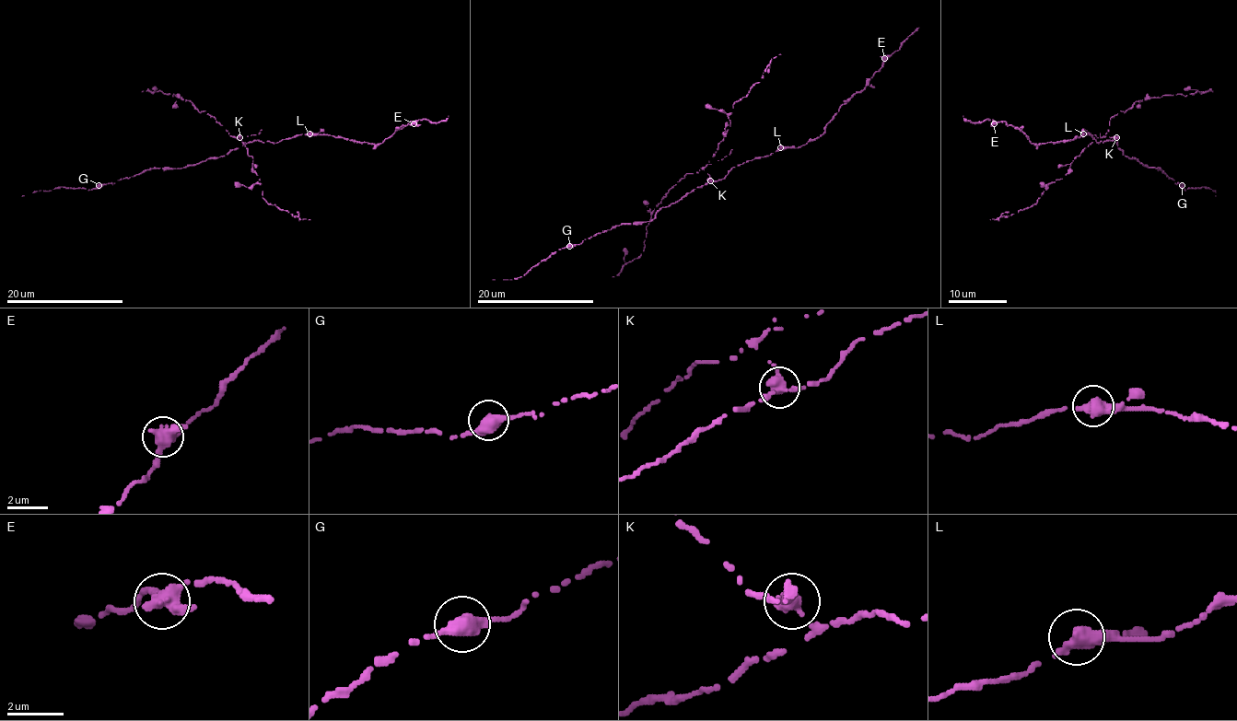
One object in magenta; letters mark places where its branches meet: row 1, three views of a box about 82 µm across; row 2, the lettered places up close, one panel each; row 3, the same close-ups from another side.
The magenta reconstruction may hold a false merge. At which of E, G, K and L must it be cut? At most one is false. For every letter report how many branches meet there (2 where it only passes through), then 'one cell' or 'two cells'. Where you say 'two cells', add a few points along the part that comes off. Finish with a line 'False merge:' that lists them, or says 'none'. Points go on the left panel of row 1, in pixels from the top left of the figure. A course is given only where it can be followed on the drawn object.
E: 1 | one cell
G: 2 | one cell
K: 1 | two cells | (239, 138), (233, 136), (252, 156), (252, 170), (260, 179), (262, 198), (309, 220)
L: 1 | one cell
False merge: K

